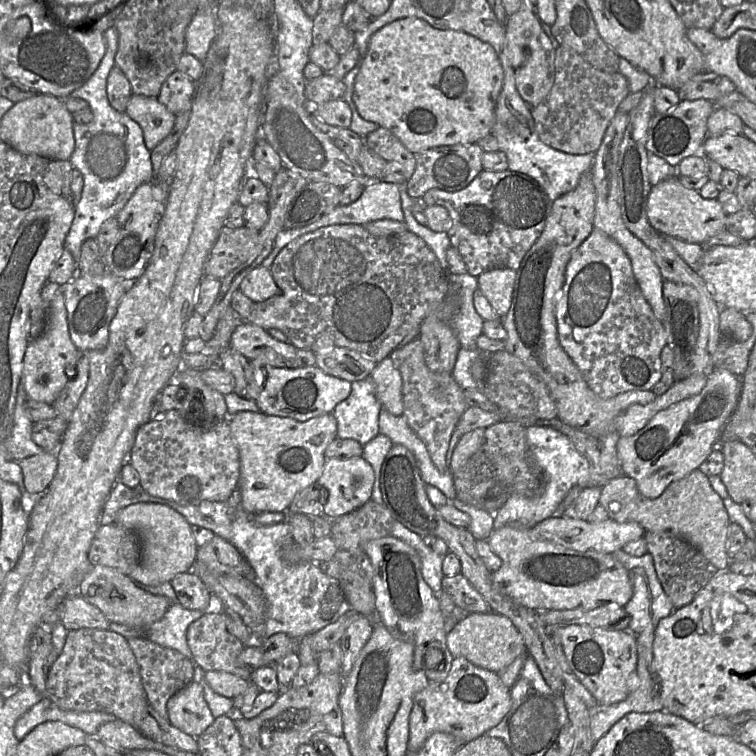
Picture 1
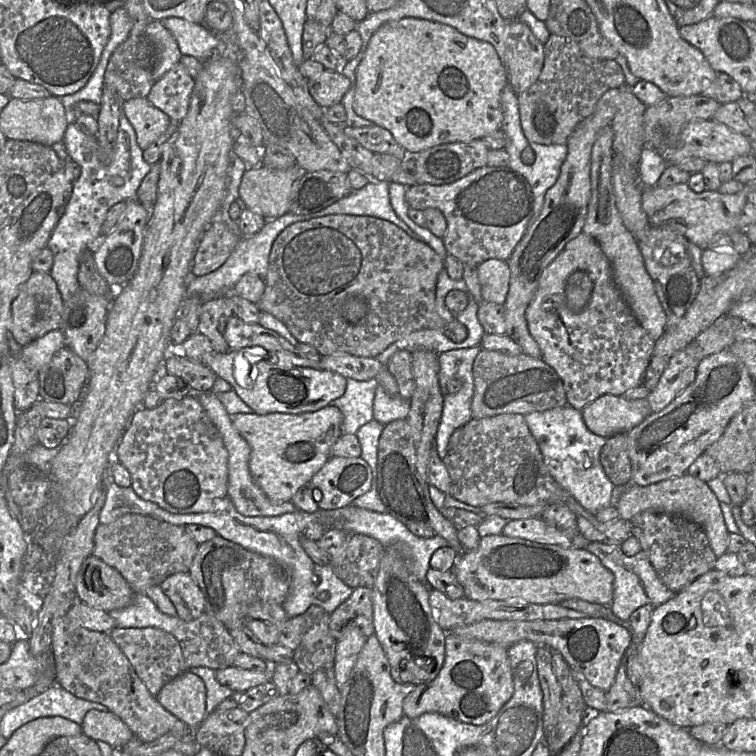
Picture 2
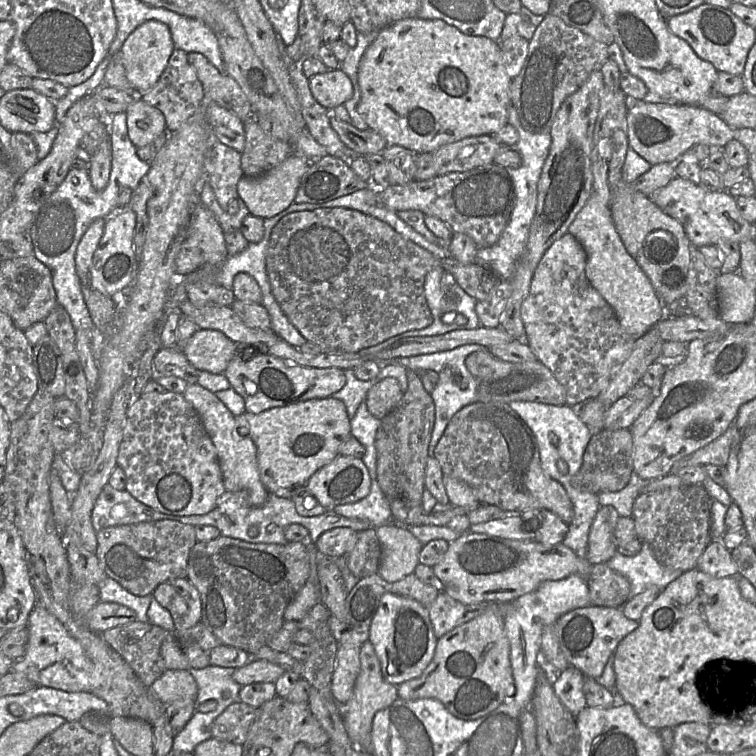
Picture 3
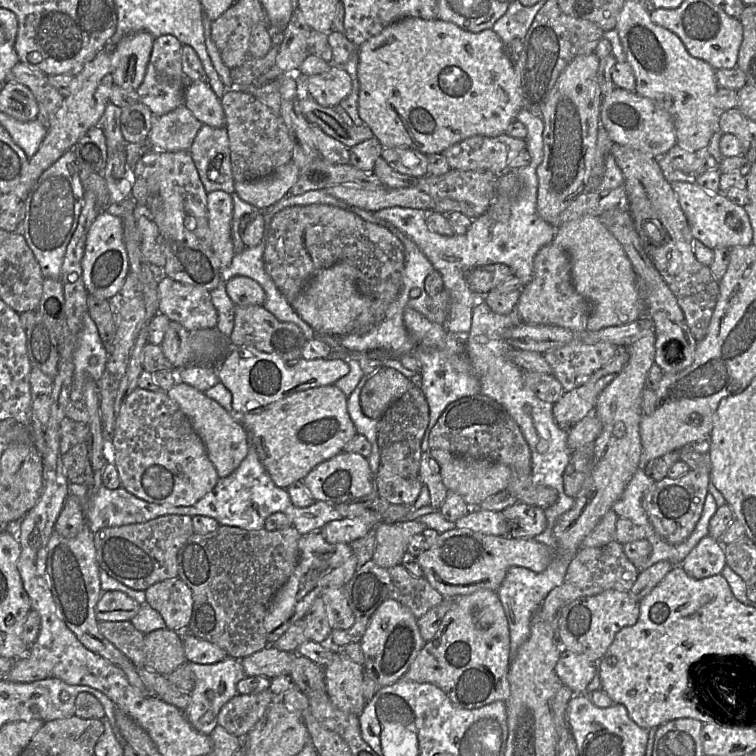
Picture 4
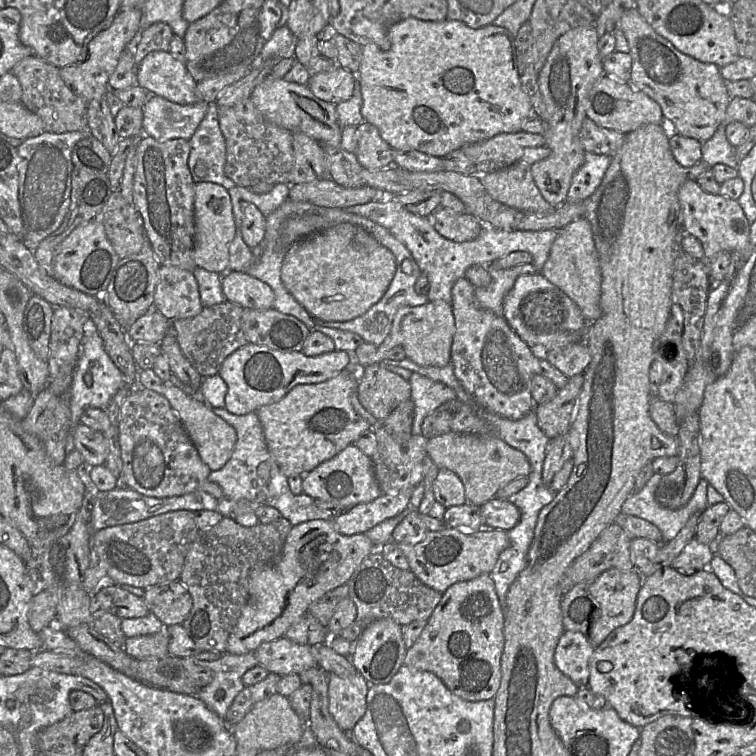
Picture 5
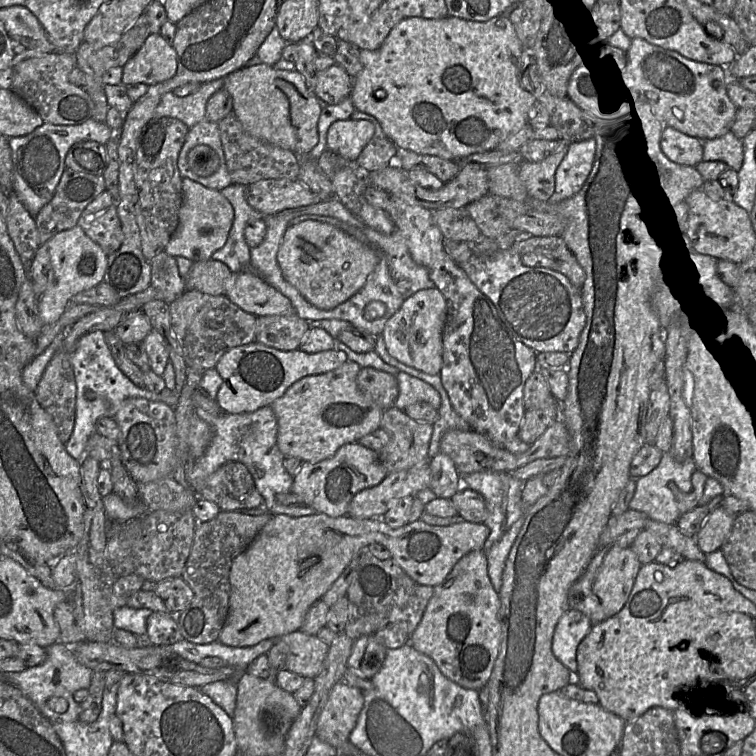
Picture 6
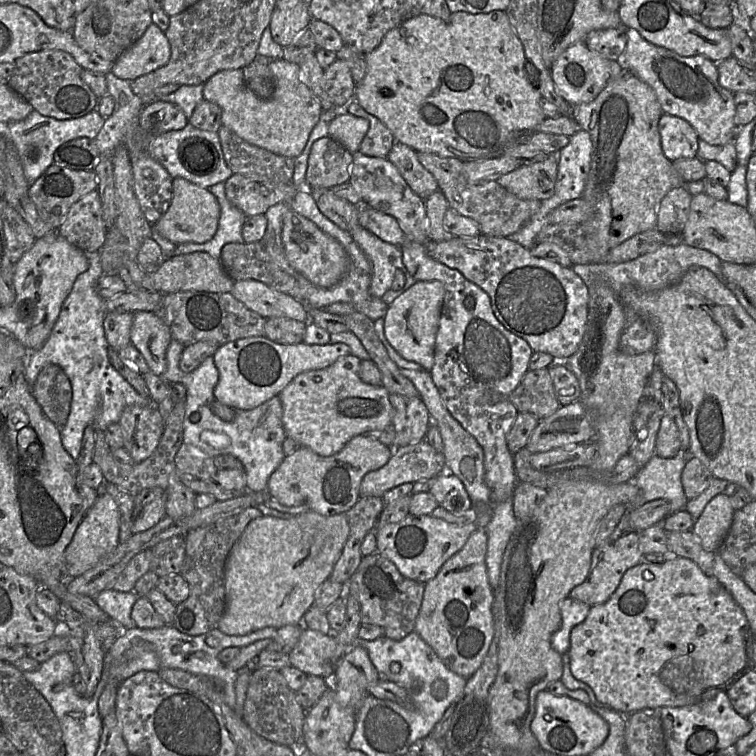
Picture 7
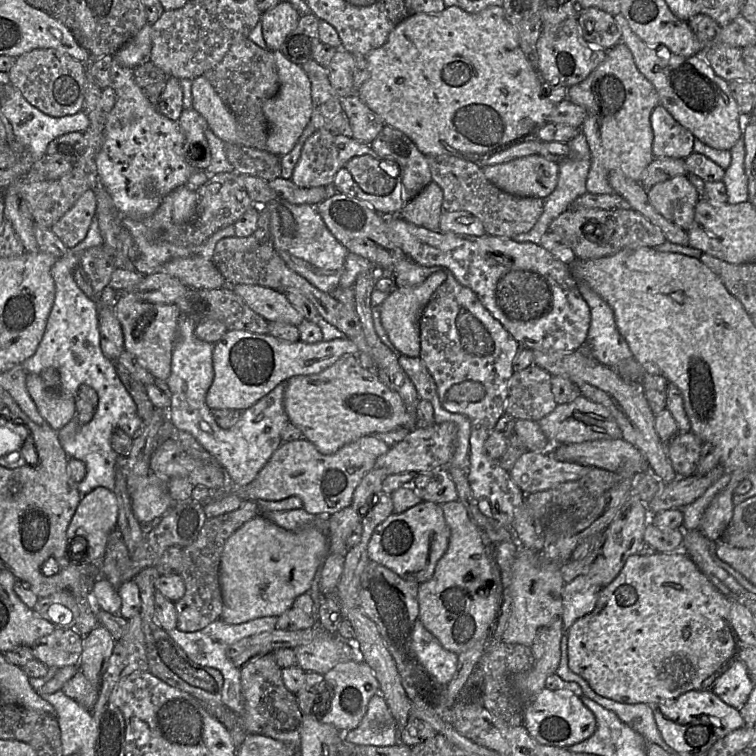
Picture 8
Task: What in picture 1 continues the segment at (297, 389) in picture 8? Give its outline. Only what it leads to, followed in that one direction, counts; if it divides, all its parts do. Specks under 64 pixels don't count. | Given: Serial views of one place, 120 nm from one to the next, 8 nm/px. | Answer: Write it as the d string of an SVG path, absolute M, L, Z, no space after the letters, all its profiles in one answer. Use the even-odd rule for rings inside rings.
M238 412L228 421L240 460L239 505L248 514L287 512L295 495L317 483L327 446L337 437L333 413L300 422L262 412Z

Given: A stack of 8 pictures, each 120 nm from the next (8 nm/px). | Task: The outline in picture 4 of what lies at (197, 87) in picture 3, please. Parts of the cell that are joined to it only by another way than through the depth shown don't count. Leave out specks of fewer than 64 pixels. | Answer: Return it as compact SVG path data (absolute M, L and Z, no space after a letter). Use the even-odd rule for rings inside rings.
M173 35L156 37L144 80L137 89L139 102L147 106L155 116L167 114L184 104L185 92L191 79L182 69L182 43Z

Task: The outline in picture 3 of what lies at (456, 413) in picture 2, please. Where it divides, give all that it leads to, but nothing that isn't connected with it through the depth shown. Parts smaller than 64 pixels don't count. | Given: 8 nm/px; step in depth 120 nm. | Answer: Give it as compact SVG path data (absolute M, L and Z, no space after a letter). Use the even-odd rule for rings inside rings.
M466 344L452 350L416 356L399 357L391 360L391 363L398 363L407 370L416 372L422 381L425 390L430 393L435 405L435 422L431 439L428 446L428 456L433 455L441 436L443 435L449 421L463 407L478 400L478 382L465 365L468 355L473 352L490 352L488 347L480 344ZM426 371L434 371L438 380L434 384L426 375Z

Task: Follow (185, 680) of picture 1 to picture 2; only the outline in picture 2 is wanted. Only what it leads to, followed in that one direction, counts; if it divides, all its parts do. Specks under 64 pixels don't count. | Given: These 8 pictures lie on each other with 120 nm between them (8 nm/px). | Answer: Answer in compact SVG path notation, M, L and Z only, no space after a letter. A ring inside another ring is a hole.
M116 627L110 631L109 635L154 697L158 695L165 684L188 670L180 644L172 633L155 627Z

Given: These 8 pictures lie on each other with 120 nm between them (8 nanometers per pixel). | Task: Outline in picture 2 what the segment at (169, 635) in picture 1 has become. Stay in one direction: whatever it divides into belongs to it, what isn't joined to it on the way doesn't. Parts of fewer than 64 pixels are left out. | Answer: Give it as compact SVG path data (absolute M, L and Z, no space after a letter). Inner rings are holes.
M135 593L132 601L124 608L108 612L119 628L155 627L172 633L181 619L161 612L144 593Z

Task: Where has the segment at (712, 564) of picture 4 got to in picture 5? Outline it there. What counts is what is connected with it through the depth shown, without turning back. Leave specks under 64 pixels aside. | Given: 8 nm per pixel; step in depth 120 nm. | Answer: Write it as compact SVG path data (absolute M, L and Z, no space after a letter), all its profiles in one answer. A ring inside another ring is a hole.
M694 538L688 542L670 567L681 574L692 575L696 571L709 569L716 554L717 550L713 550L709 544L700 543Z

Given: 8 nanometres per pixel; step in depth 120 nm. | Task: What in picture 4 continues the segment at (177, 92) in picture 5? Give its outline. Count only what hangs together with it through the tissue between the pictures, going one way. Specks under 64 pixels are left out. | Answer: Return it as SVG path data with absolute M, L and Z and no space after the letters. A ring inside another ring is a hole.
M191 82L185 92L184 105L202 124L214 128L225 127L225 114L220 99L206 82Z

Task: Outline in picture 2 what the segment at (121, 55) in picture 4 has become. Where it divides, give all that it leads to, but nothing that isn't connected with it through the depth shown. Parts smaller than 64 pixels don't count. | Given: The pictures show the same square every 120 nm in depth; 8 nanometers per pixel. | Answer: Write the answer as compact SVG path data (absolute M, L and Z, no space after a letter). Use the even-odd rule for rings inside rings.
M152 20L146 27L146 34L155 48L152 74L156 81L180 61L182 53L175 37L161 21Z

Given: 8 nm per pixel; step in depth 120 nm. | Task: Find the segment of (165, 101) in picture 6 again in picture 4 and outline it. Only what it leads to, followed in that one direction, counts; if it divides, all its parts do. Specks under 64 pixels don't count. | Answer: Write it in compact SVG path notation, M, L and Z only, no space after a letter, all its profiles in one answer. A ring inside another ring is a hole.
M183 104L162 116L153 114L148 141L160 152L189 151L202 125Z

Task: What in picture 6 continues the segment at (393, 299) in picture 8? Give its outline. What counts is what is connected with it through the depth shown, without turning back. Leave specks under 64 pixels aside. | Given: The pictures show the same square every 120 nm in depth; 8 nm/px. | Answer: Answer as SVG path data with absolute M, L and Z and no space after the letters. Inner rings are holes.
M436 287L422 289L405 298L400 309L389 318L382 337L389 354L401 363L430 375L440 373L442 335L447 317L447 304Z

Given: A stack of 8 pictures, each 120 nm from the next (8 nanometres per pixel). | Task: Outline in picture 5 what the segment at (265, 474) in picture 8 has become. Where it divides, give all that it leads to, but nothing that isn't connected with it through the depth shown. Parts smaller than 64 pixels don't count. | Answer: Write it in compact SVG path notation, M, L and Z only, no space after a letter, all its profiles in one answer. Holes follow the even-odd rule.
M353 443L303 475L302 490L313 499L331 502L339 508L351 508L360 503L371 502L382 494L374 474L371 457Z

